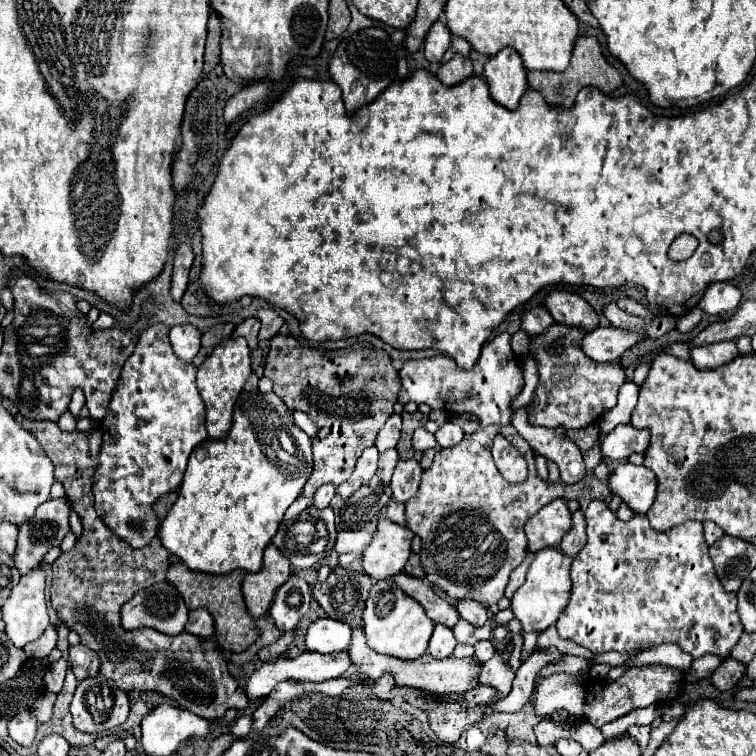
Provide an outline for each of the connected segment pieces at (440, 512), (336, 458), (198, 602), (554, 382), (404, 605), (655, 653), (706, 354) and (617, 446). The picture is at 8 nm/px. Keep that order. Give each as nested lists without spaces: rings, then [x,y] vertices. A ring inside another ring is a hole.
[[[487,427],[471,435],[465,435],[465,439],[459,445],[435,453],[433,465],[427,471],[423,471],[417,495],[405,503],[409,529],[421,537],[421,553],[419,553],[421,567],[425,569],[425,575],[431,581],[431,585],[441,587],[453,599],[475,599],[479,603],[497,605],[497,601],[505,593],[511,571],[527,555],[527,537],[523,533],[525,521],[549,501],[563,497],[563,487],[559,483],[547,485],[547,481],[541,481],[537,477],[535,451],[529,447],[529,443],[513,427],[505,427],[501,429],[501,433],[525,457],[529,465],[529,475],[523,483],[509,483],[495,467],[491,455],[491,443],[493,437],[497,435],[497,429]]]
[[[275,335],[271,339],[271,351],[265,361],[265,377],[273,381],[273,391],[289,409],[307,413],[317,425],[317,435],[311,437],[313,473],[301,493],[307,497],[313,497],[313,493],[325,483],[341,485],[349,479],[363,449],[375,445],[379,429],[393,413],[399,391],[397,369],[383,349],[351,345],[337,351],[321,351],[303,345],[291,335]],[[335,373],[351,373],[351,377],[343,379],[343,383],[335,383]]]
[[[177,563],[171,565],[167,569],[167,581],[181,593],[181,597],[187,603],[187,609],[199,609],[199,607],[207,607],[207,611],[211,611],[213,621],[215,621],[215,639],[217,643],[227,649],[227,651],[235,651],[241,653],[245,651],[255,639],[257,639],[257,627],[253,623],[253,619],[247,613],[243,595],[241,595],[241,583],[243,583],[245,571],[233,571],[229,575],[207,575],[207,573],[197,573],[191,571],[185,563]]]
[[[555,323],[553,329],[549,327],[545,333],[533,337],[531,355],[537,359],[539,385],[533,401],[529,403],[531,423],[581,429],[589,423],[595,423],[603,413],[615,407],[617,391],[625,383],[625,371],[619,361],[597,363],[589,359],[579,347],[583,335],[583,329],[559,327],[559,323]]]
[[[391,579],[379,581],[371,587],[363,611],[363,631],[371,649],[397,659],[417,659],[427,653],[433,627],[435,623],[427,617],[425,609],[413,597],[405,595]]]
[[[659,645],[659,647],[645,649],[639,655],[629,657],[623,667],[635,669],[635,667],[643,667],[643,665],[669,665],[669,667],[675,667],[677,671],[681,671],[683,675],[689,675],[693,659],[685,651],[681,651],[681,647]]]
[[[721,341],[705,347],[695,347],[691,351],[691,363],[699,369],[711,369],[723,363],[731,363],[731,359],[735,359],[737,355],[739,353],[735,347],[735,341]]]
[[[619,425],[609,435],[599,439],[599,451],[603,459],[627,459],[631,453],[645,453],[647,443],[651,441],[647,429],[635,429],[631,425]]]

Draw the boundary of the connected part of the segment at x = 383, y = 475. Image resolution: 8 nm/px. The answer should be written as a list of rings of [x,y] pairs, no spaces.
[[[389,449],[385,453],[379,455],[379,469],[377,469],[377,477],[383,481],[383,483],[389,483],[391,481],[391,475],[395,471],[395,463],[399,461],[399,455],[395,449]]]

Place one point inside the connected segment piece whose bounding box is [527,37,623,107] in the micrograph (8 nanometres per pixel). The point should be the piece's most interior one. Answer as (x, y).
(588, 66)

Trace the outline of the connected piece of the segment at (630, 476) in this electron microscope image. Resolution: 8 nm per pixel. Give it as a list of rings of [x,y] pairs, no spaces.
[[[617,465],[609,477],[613,495],[621,497],[635,513],[647,513],[657,489],[655,473],[643,465]]]

